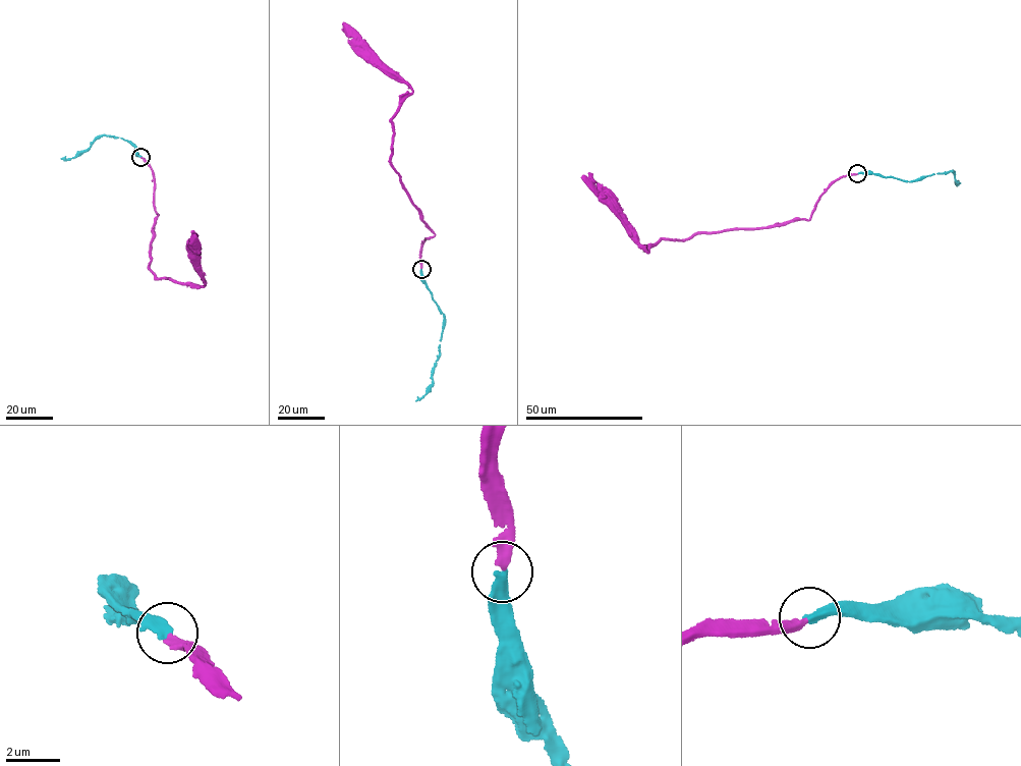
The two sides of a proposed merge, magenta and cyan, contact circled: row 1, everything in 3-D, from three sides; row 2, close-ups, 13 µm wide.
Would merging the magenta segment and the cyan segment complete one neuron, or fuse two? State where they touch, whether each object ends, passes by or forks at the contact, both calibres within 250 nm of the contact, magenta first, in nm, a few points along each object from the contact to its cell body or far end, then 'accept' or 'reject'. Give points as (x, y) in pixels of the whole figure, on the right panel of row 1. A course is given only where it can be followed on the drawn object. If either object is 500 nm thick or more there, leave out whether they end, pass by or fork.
(857, 173) | magenta ends | cyan ends | 320/380 nm | magenta via (857, 173), (835, 180), (820, 197), (808, 220), (704, 232), (679, 240), (664, 239), (647, 253), (613, 206) | cyan via (857, 173), (868, 171), (909, 181), (951, 170), (956, 181) | accept

